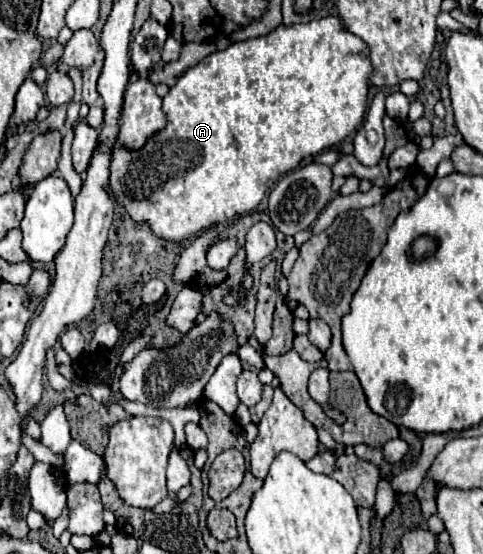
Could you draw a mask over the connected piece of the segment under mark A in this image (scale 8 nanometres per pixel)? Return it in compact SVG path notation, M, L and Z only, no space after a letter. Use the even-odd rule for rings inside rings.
M326 16L326 18L320 18L320 20L310 20L306 24L290 24L290 26L280 24L278 28L274 28L266 36L250 38L250 40L244 40L244 42L234 42L226 50L214 52L214 54L206 56L204 60L200 60L196 66L192 66L176 82L176 86L170 88L170 92L164 98L164 106L162 106L168 124L166 124L164 130L154 134L142 150L130 152L130 150L116 144L116 150L114 150L114 156L112 156L112 162L110 162L110 192L114 194L118 204L126 208L126 212L130 214L132 220L150 224L150 228L154 230L156 236L160 236L164 240L174 240L174 242L186 240L186 238L198 234L200 230L228 222L236 216L244 216L260 204L260 200L266 194L266 186L268 186L268 192L270 192L272 186L278 182L278 178L282 174L286 174L288 170L294 170L304 158L316 156L326 148L342 144L342 140L358 128L358 124L364 118L364 112L366 112L368 88L370 88L370 76L372 74L374 74L374 66L370 62L368 44L362 42L358 36L354 36L342 24L340 16Z

